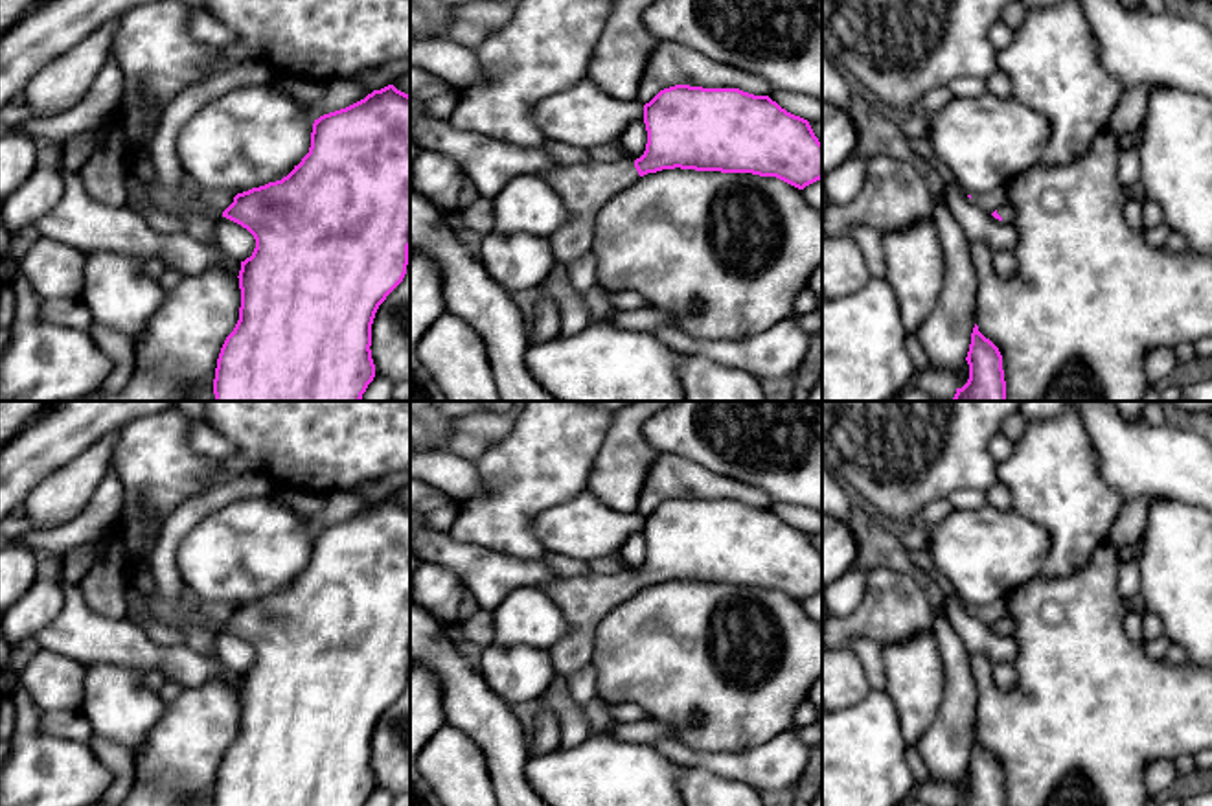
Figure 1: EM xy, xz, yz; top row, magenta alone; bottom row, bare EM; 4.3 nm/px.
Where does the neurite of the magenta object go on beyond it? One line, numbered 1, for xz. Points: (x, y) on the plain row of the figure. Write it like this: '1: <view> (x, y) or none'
1: xz (585, 600)

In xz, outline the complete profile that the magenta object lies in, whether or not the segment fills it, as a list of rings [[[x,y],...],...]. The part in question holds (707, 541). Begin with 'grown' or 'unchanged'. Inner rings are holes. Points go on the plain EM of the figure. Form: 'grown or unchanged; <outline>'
grown; [[[675,497],[660,502],[644,517],[647,543],[640,570],[618,574],[587,574],[555,578],[543,587],[563,611],[568,631],[548,650],[555,677],[568,679],[592,662],[594,633],[600,620],[620,602],[647,585],[662,581],[695,581],[721,585],[752,585],[776,589],[798,602],[822,591],[822,556],[807,532],[782,521],[769,508],[754,508],[739,501],[703,501]]]

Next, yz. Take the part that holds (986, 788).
unchanged; [[[975,736],[971,756],[966,769],[969,791],[956,806],[1006,806],[1002,767],[999,760],[986,751]]]

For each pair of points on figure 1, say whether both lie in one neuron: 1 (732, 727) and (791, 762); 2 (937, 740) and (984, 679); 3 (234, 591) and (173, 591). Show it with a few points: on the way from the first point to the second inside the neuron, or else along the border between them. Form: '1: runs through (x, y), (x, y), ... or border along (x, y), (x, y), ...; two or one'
1: border along (793, 725), (751, 748), (718, 753); two
2: border along (968, 656), (968, 665), (977, 683), (977, 731); two
3: border along (177, 549), (177, 571), (186, 593); two

